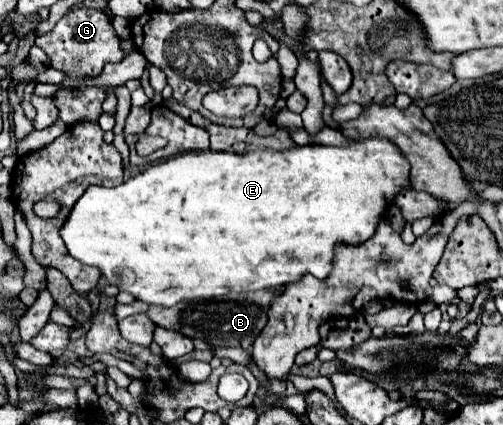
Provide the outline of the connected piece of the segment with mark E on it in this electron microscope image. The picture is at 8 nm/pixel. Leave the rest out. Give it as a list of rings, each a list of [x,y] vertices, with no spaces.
[[[375,136],[369,140],[355,140],[355,142],[341,144],[341,146],[311,144],[311,146],[295,146],[289,150],[257,148],[245,154],[229,154],[229,152],[213,152],[213,150],[187,152],[187,154],[177,154],[163,162],[147,166],[147,170],[143,170],[141,174],[123,182],[117,188],[91,186],[73,206],[67,222],[61,228],[61,238],[65,240],[65,246],[69,248],[69,254],[73,258],[77,258],[83,264],[97,266],[109,284],[125,292],[131,292],[135,298],[151,306],[173,306],[181,300],[209,300],[221,298],[230,292],[249,292],[249,290],[285,286],[285,284],[301,280],[301,276],[305,274],[313,274],[315,278],[323,280],[325,276],[329,276],[333,268],[333,256],[335,256],[337,244],[357,246],[369,240],[377,230],[379,218],[395,202],[397,194],[409,188],[411,188],[409,164],[405,162],[401,150],[389,140],[383,140],[383,136]]]

